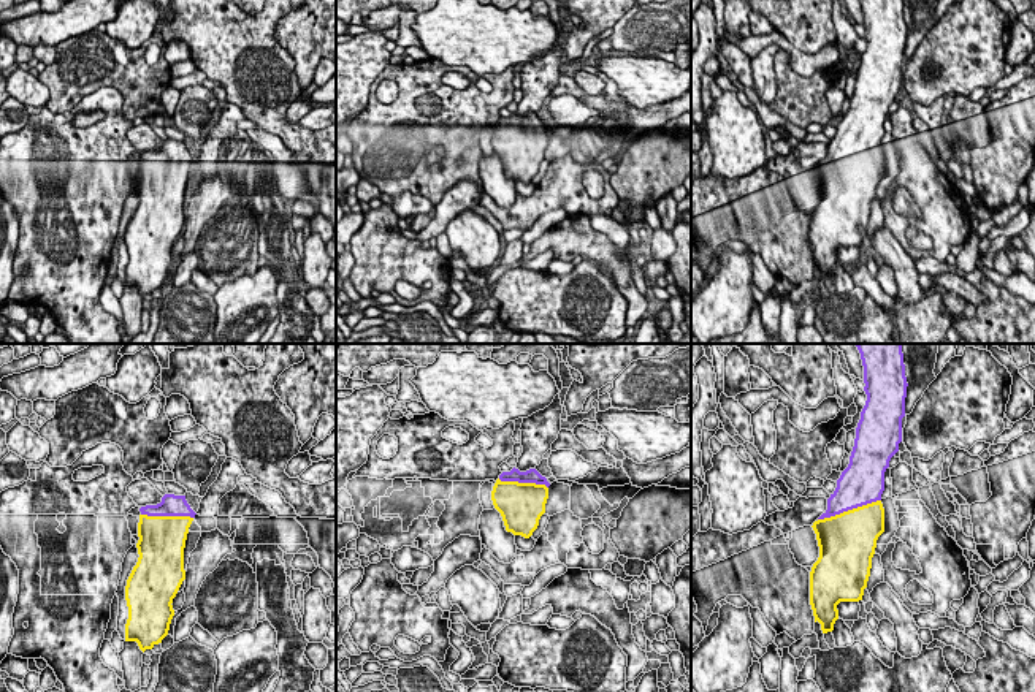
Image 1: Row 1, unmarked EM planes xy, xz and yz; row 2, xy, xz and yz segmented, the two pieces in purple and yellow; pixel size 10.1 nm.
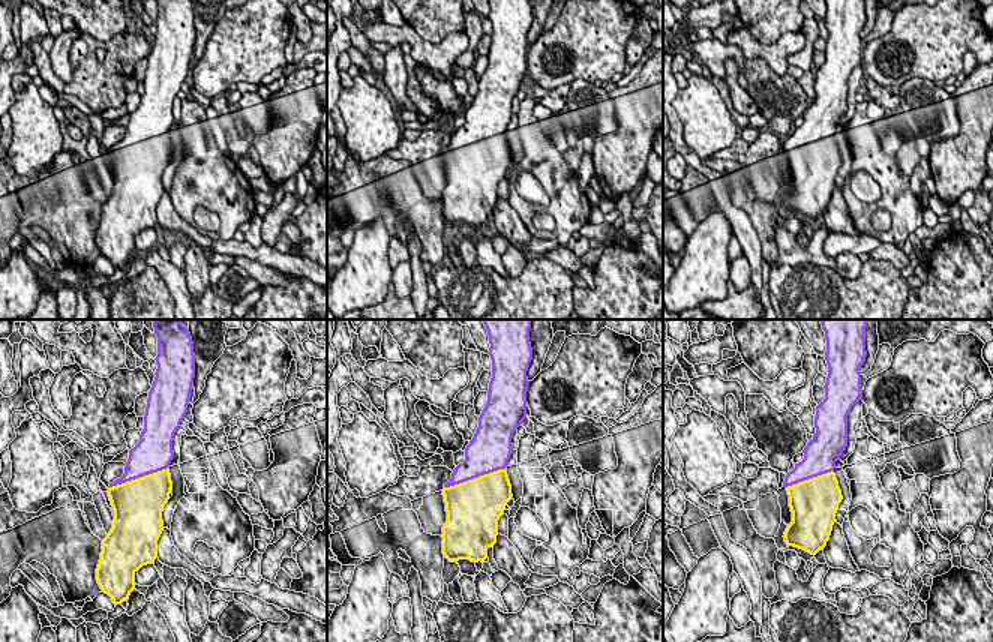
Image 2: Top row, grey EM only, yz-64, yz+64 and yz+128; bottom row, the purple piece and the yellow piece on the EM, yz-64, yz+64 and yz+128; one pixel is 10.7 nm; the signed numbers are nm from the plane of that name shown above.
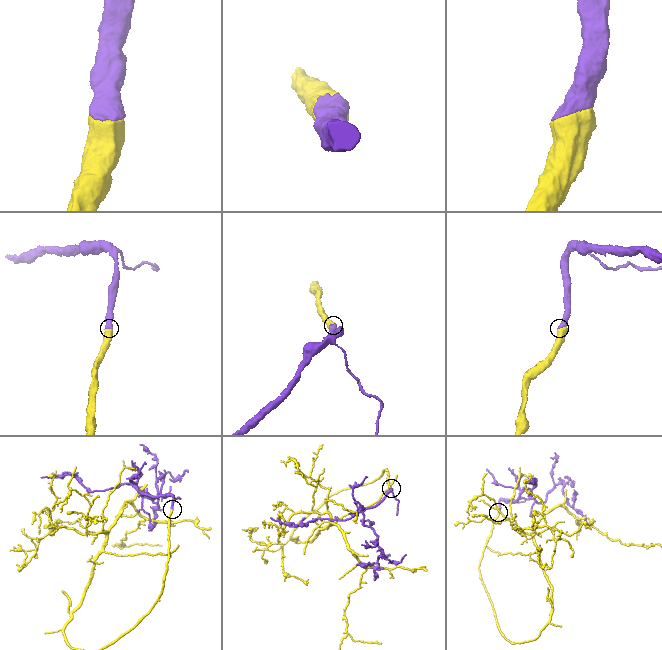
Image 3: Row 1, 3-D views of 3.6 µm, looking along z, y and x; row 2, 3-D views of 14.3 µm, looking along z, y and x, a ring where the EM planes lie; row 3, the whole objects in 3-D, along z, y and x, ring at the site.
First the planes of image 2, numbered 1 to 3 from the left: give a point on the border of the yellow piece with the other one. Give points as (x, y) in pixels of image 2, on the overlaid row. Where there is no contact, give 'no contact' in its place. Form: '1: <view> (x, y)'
1: yz-64 (138, 477)
2: yz+64 (473, 477)
3: yz+128 (809, 477)

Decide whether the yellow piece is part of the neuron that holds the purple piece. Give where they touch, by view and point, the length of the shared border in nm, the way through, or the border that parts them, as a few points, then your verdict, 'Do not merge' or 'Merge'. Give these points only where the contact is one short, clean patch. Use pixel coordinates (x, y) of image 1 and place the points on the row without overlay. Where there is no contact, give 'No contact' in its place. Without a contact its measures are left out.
Touches purple at yz (848, 154). Shared border 650 nm. Merge

